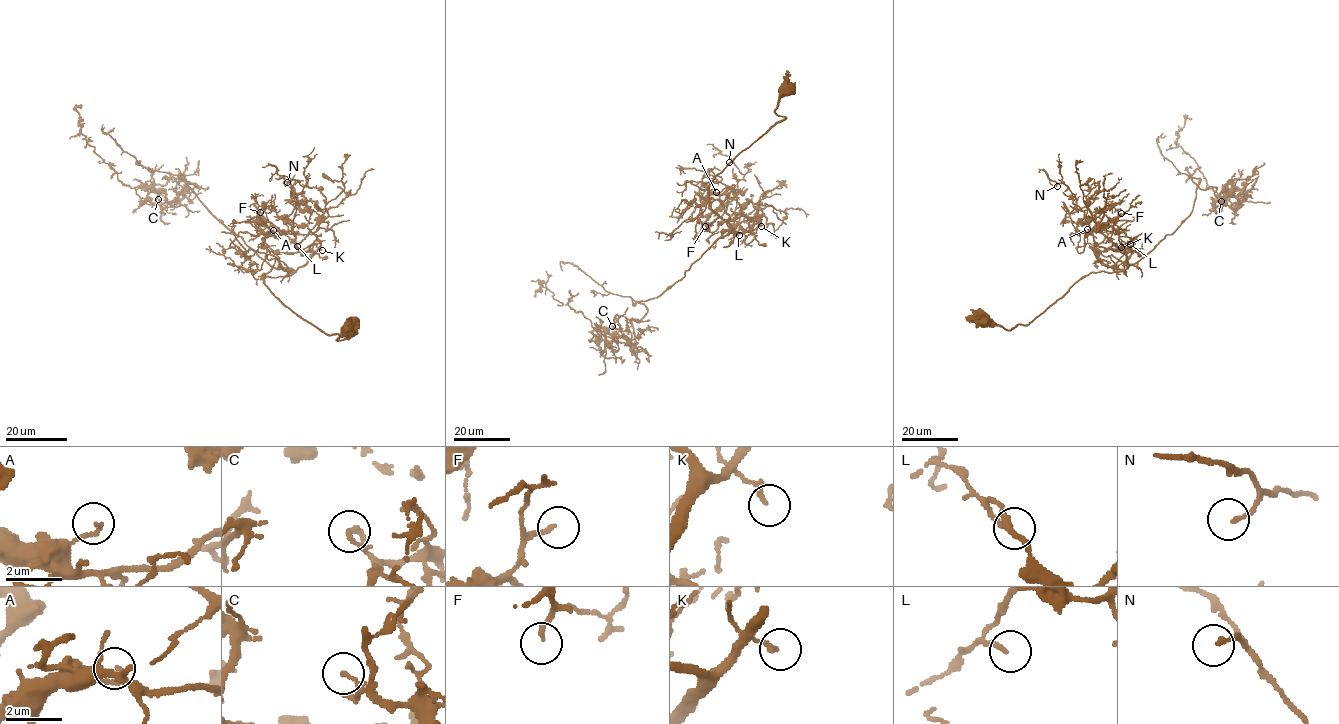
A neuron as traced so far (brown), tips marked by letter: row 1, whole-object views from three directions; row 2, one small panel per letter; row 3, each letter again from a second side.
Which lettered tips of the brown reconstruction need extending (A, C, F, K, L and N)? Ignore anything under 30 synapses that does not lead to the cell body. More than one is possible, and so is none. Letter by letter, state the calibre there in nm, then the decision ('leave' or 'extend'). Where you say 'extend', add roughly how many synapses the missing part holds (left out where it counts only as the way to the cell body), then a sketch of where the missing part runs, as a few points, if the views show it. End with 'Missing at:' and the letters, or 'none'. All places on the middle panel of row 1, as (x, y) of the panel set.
A: 120 nm thick; leave
C: 100 nm thick; leave
F: 150 nm thick; leave
K: 180 nm thick; leave
L: 140 nm thick; leave
N: 130 nm thick; leave
Missing at: none

